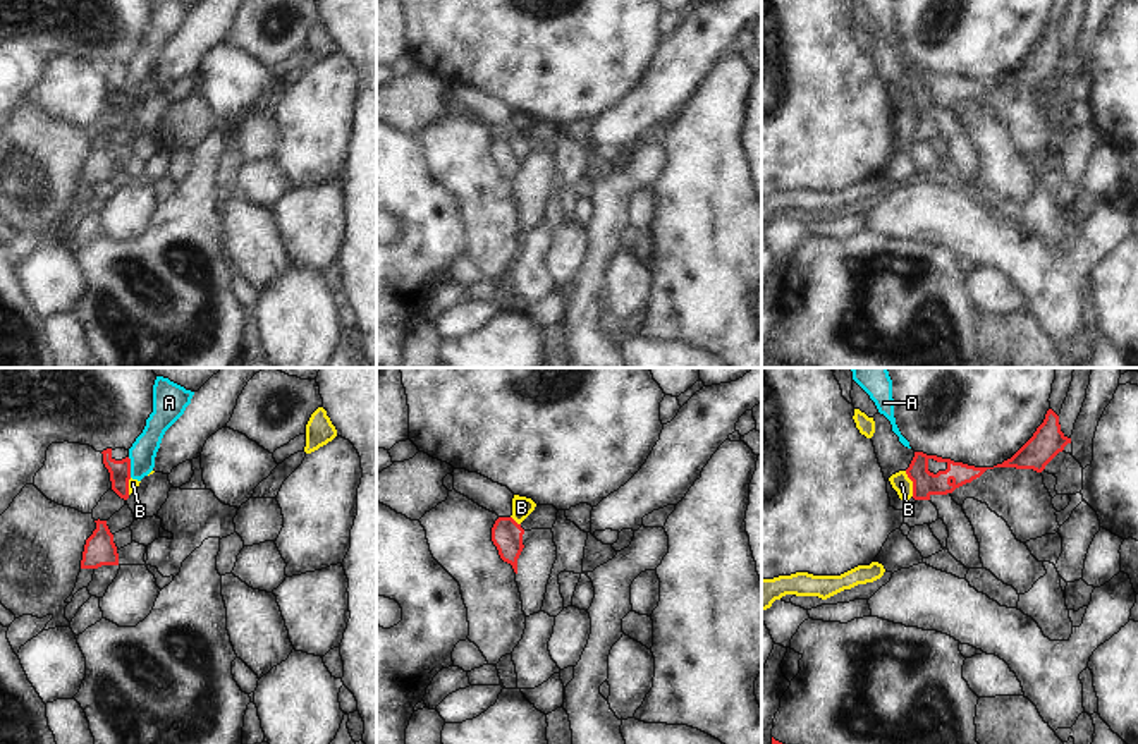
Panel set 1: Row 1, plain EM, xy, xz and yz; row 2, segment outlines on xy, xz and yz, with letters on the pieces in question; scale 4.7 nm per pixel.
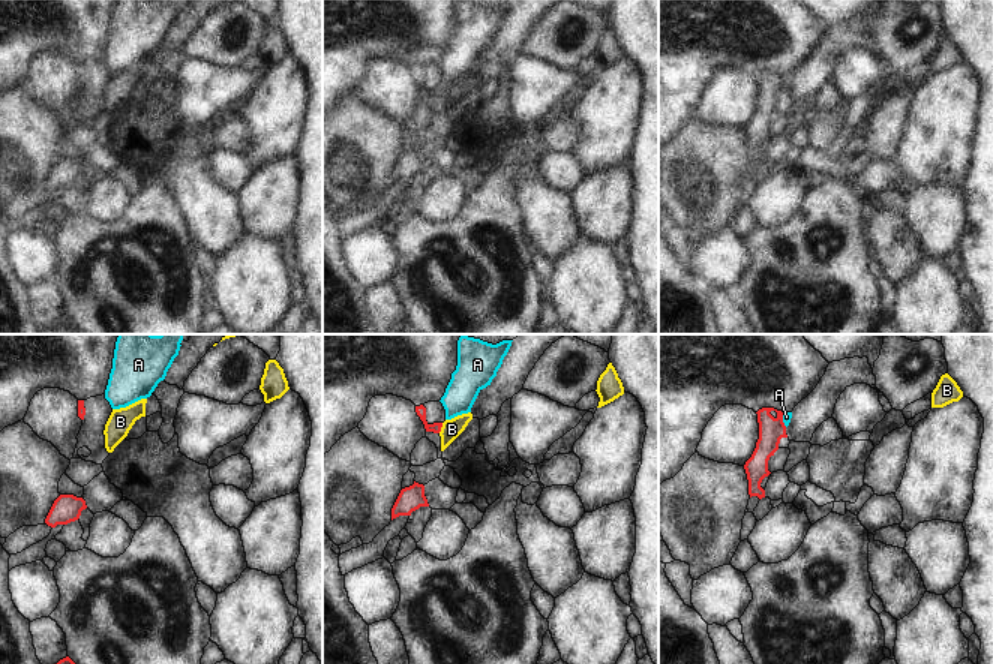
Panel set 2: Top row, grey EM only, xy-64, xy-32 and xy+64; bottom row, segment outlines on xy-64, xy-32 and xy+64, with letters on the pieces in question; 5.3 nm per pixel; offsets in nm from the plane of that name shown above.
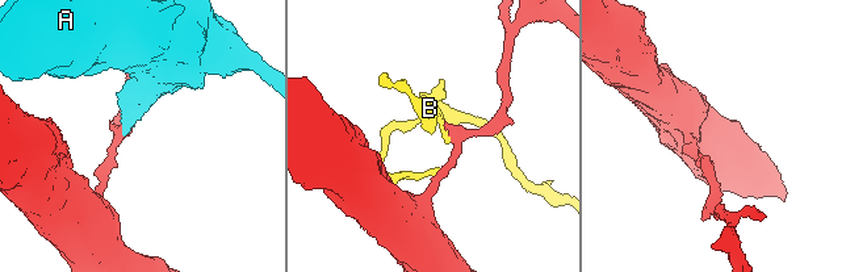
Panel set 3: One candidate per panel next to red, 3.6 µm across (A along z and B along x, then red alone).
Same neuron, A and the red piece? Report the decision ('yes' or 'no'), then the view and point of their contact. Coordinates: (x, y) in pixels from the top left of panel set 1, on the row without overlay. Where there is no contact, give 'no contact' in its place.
no; meets red in xy at (129, 83)

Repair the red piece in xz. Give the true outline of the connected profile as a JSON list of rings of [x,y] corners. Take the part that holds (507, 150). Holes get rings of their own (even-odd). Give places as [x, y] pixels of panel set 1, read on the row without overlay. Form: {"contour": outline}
{"contour": [[[499,132],[492,143],[492,156],[504,177],[511,179],[517,189],[517,174],[524,163],[524,144],[512,132]]]}

